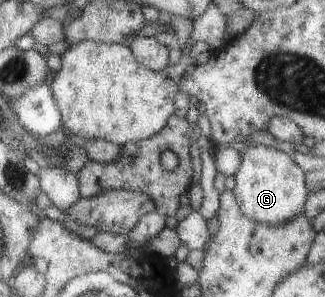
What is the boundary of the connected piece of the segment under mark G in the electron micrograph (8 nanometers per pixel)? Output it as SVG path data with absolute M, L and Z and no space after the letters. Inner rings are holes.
M248 143L240 145L239 151L240 163L231 192L240 213L266 225L276 225L300 214L308 195L303 169L279 147Z

